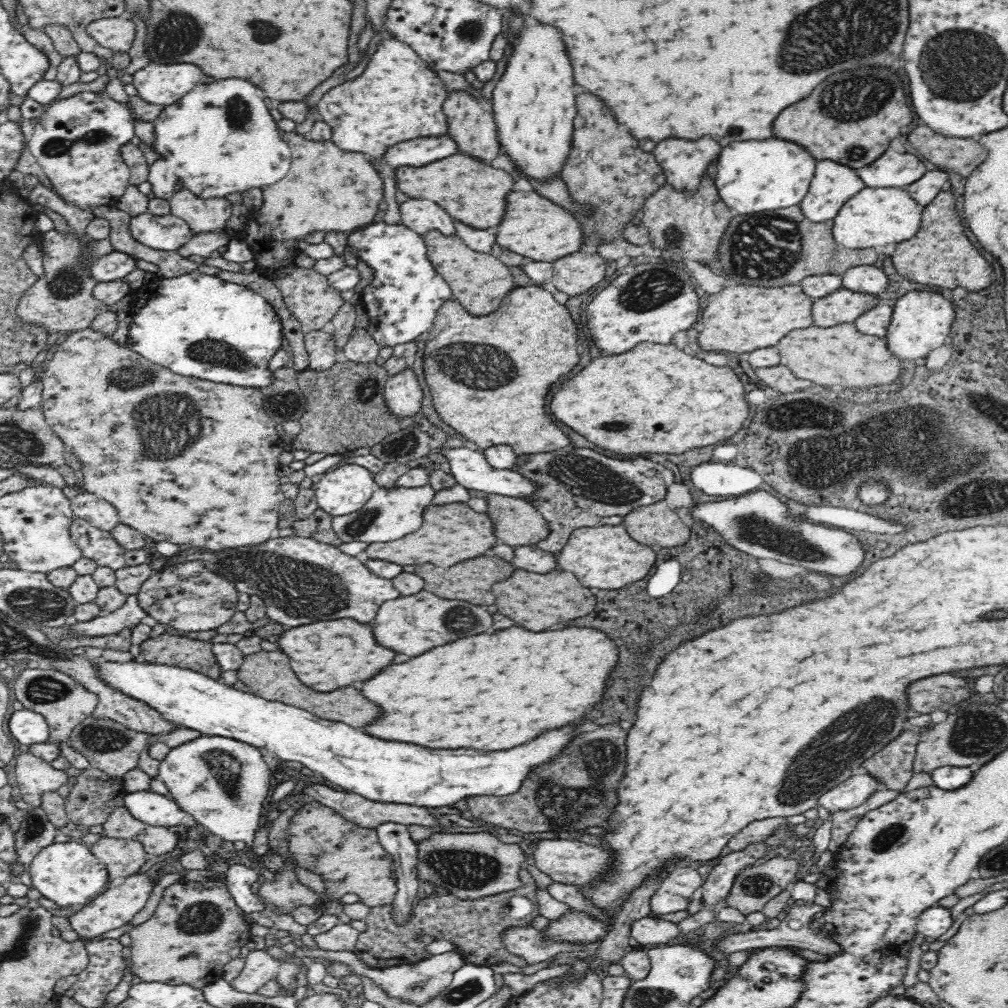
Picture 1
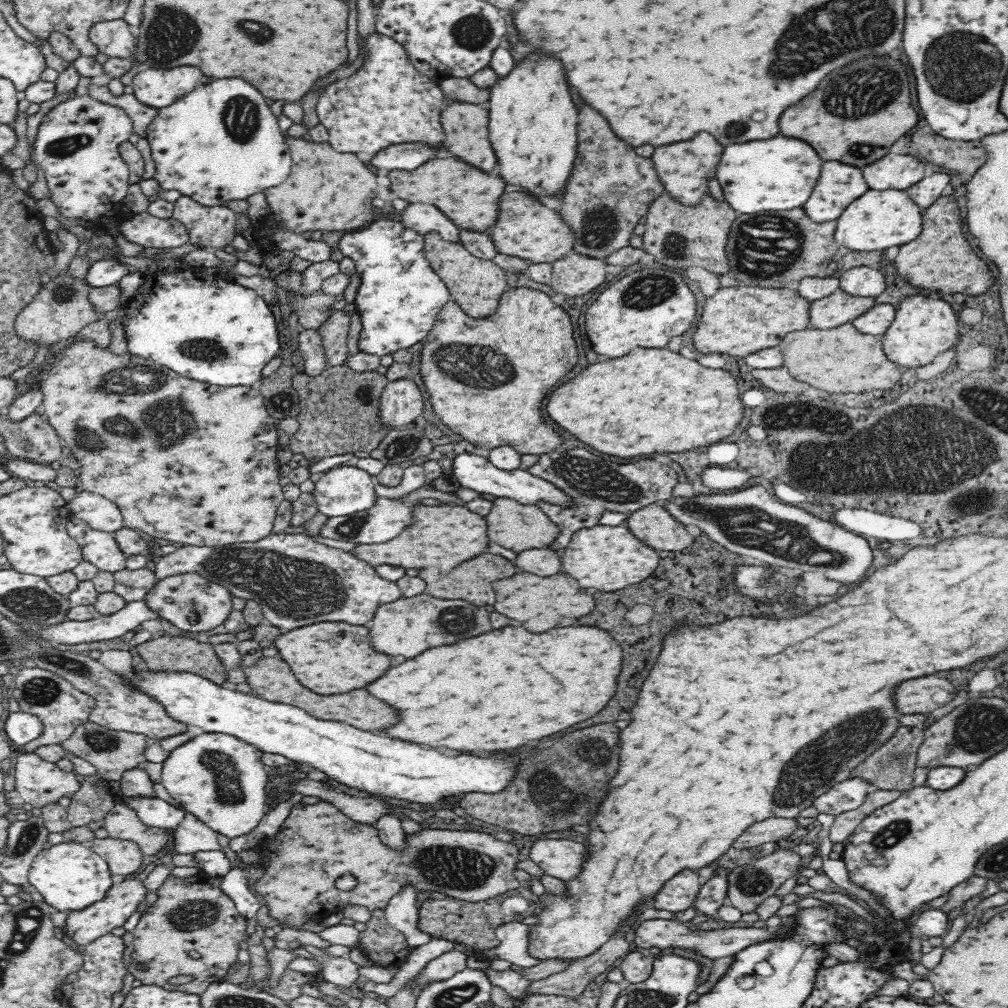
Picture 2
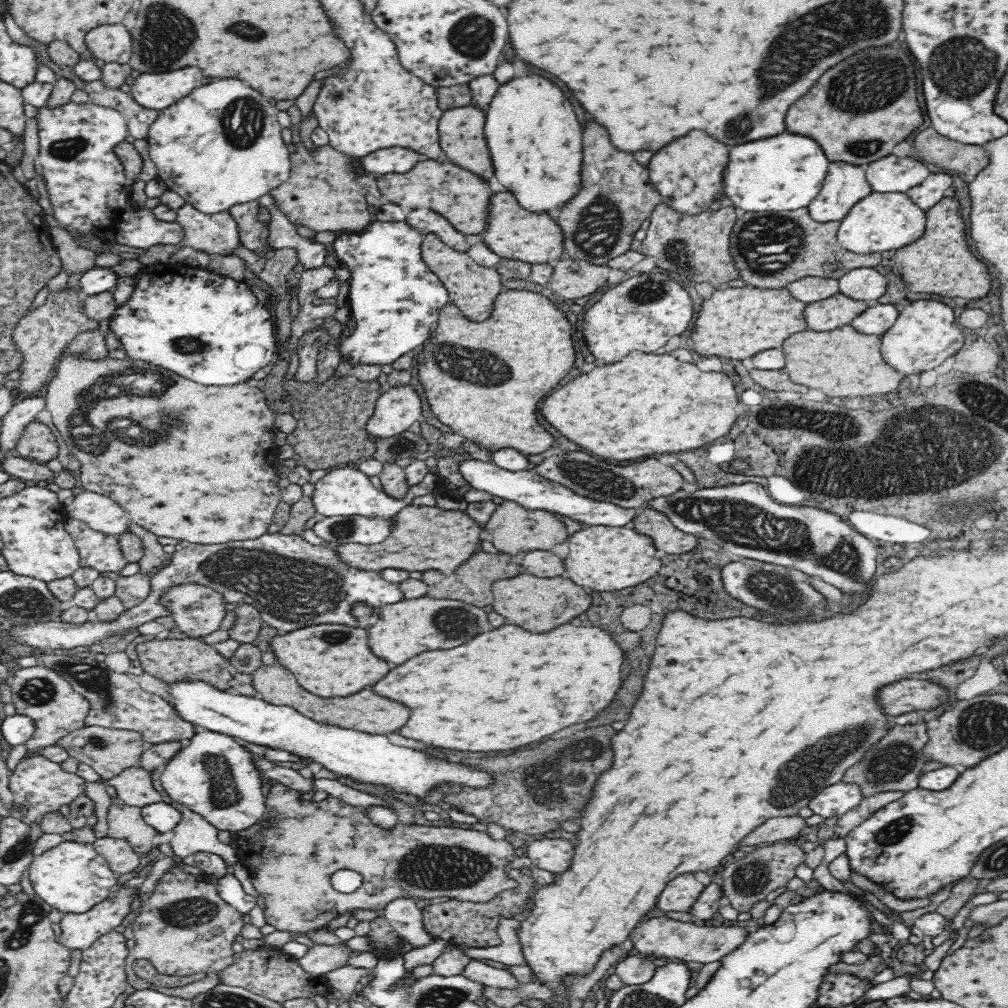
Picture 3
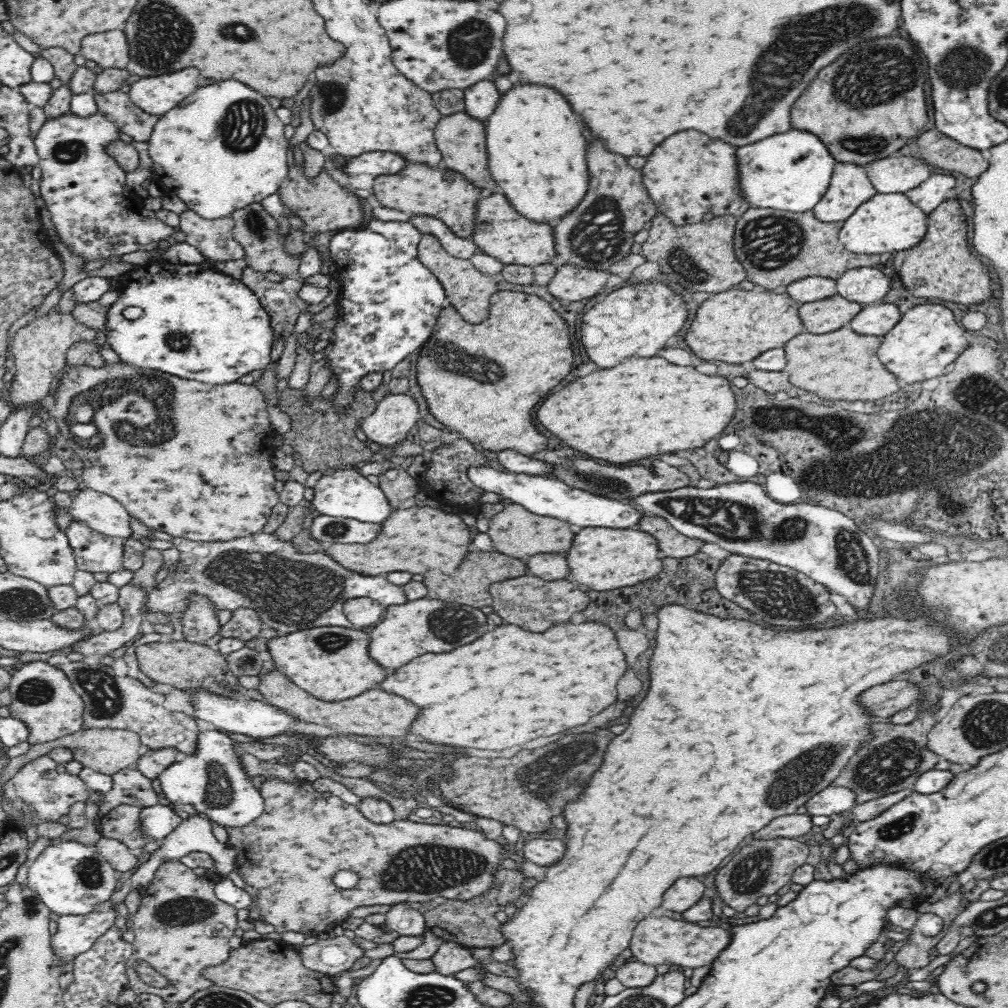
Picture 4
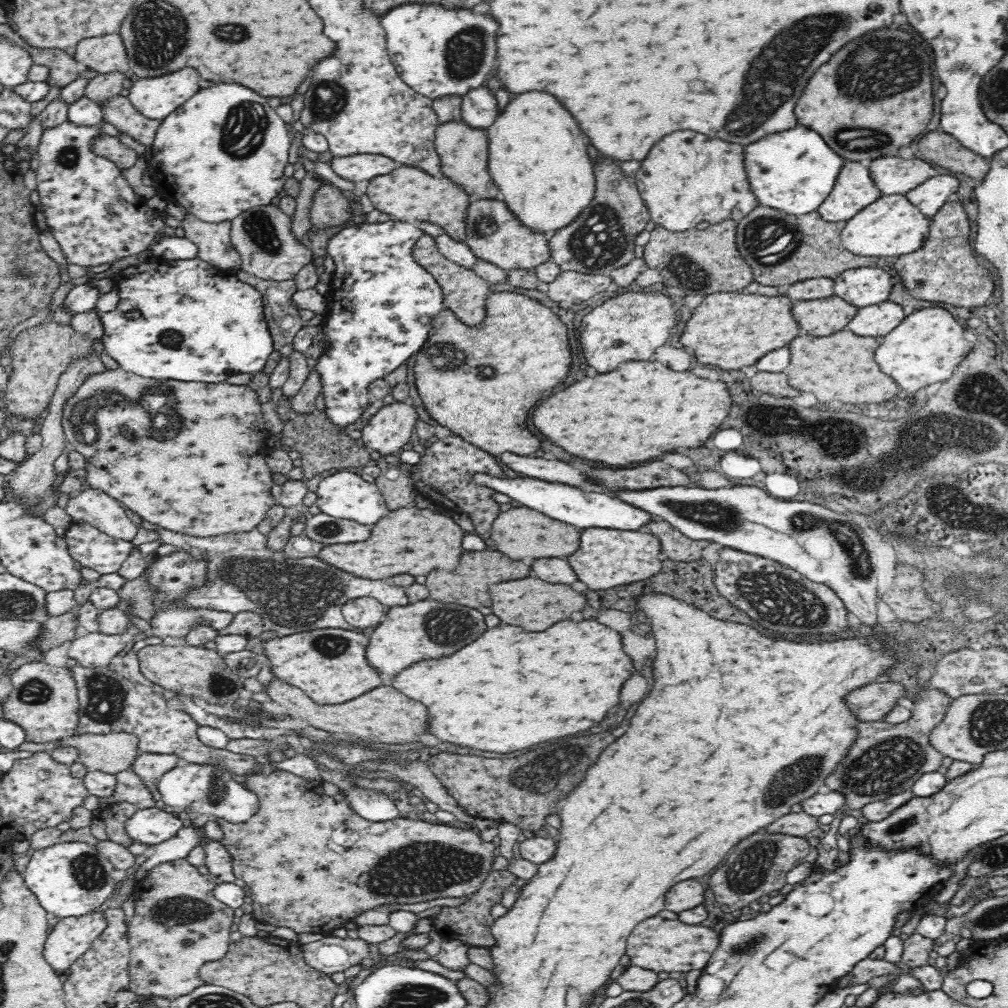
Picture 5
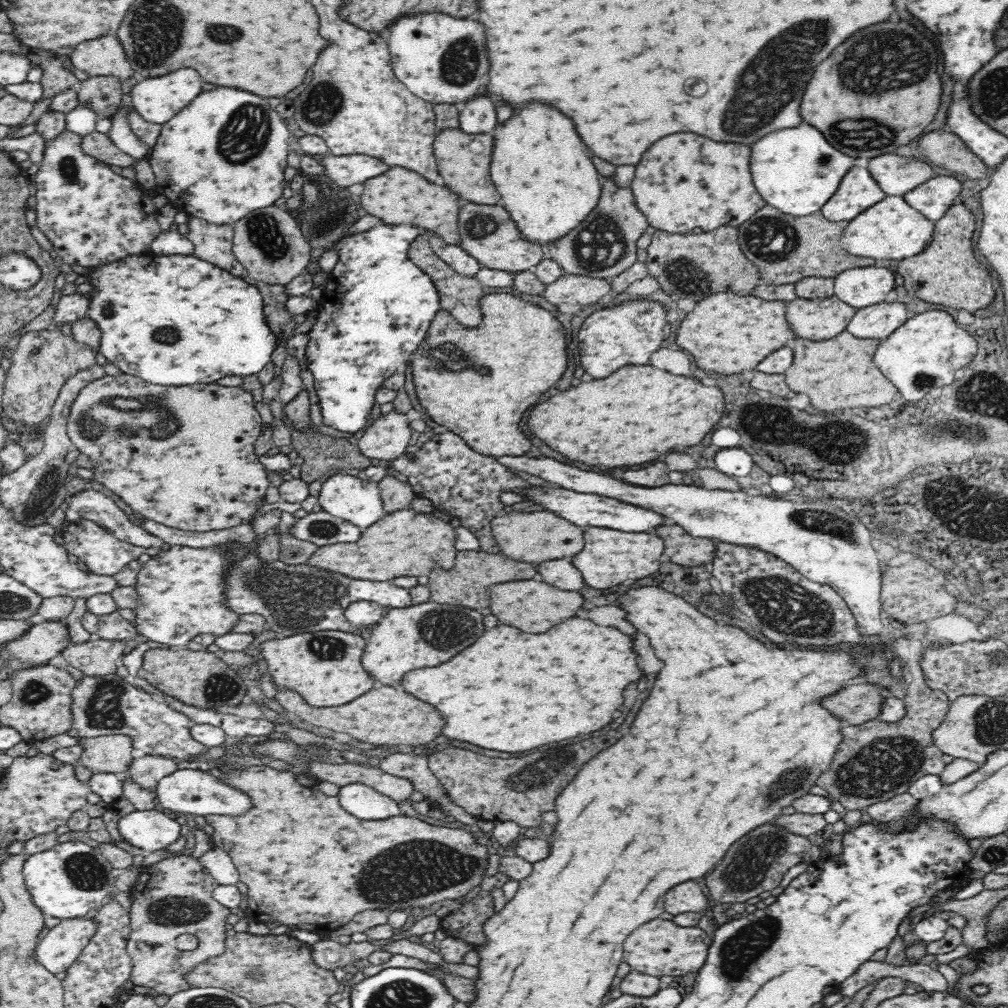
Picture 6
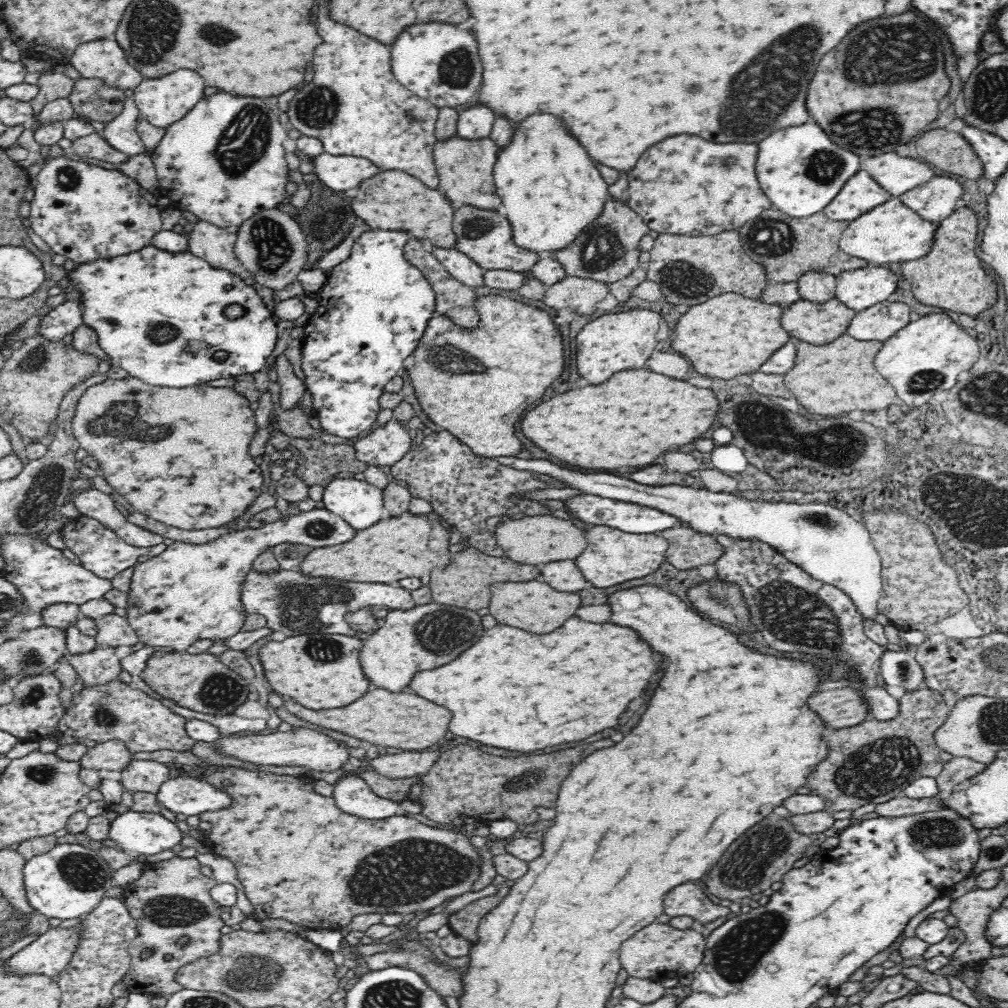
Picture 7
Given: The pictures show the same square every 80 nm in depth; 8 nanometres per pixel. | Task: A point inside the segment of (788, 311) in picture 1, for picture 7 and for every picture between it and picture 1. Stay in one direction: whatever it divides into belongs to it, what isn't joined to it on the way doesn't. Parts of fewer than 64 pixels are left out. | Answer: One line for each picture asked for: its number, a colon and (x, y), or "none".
2: (739, 321)
3: (738, 323)
4: (737, 325)
5: (729, 329)
6: (727, 333)
7: (729, 335)

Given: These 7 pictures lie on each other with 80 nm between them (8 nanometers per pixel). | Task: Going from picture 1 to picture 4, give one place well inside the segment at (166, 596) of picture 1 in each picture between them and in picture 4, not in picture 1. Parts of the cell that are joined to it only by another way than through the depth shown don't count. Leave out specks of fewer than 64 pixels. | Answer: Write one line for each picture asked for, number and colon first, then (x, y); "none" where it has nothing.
2: (193, 603)
3: (197, 610)
4: (200, 623)

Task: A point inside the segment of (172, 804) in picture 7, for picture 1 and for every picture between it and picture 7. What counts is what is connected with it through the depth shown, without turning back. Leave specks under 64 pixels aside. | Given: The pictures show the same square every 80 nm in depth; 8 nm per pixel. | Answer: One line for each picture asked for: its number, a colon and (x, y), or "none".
1: (222, 782)
2: (221, 779)
3: (214, 776)
4: (212, 781)
5: (207, 789)
6: (188, 792)

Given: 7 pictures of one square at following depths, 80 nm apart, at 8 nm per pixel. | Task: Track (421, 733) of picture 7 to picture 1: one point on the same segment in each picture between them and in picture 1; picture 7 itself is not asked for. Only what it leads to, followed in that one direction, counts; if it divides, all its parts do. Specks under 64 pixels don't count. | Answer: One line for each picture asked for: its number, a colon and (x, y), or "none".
1: (269, 675)
2: (271, 679)
3: (366, 712)
4: (375, 713)
5: (383, 714)
6: (387, 716)

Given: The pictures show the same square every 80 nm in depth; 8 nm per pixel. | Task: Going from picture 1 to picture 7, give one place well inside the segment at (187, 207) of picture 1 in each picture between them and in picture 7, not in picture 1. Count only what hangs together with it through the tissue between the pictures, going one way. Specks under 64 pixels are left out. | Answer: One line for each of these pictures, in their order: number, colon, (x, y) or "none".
2: (214, 228)
3: (217, 233)
4: (214, 239)
5: (213, 240)
6: (212, 243)
7: (215, 245)

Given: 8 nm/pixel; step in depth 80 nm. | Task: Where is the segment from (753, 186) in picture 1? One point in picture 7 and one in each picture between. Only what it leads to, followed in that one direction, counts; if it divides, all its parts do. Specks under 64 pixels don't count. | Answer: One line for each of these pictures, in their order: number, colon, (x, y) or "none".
2: (760, 176)
3: (785, 172)
4: (791, 172)
5: (793, 171)
6: (796, 170)
7: (800, 170)

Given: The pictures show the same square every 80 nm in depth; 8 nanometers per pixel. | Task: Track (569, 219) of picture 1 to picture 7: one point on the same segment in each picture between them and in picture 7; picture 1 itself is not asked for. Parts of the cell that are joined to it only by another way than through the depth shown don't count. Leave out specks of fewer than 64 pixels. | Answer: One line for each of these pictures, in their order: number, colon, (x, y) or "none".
2: (526, 229)
3: (511, 233)
4: (498, 231)
5: (493, 233)
6: (487, 233)
7: (485, 236)

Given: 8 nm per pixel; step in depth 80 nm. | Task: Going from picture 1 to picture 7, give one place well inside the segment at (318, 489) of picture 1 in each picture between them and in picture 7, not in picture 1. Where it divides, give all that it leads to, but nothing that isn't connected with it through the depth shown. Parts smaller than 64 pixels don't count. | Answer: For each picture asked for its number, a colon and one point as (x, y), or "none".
2: (342, 491)
3: (343, 492)
4: (344, 493)
5: (343, 494)
6: (347, 497)
7: (360, 504)

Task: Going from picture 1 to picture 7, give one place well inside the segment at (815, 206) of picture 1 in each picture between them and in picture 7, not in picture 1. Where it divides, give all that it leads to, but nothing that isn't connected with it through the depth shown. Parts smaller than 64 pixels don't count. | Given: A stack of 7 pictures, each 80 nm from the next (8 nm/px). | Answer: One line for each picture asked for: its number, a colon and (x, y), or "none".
2: (838, 185)
3: (845, 185)
4: (850, 186)
5: (854, 189)
6: (858, 191)
7: (861, 193)

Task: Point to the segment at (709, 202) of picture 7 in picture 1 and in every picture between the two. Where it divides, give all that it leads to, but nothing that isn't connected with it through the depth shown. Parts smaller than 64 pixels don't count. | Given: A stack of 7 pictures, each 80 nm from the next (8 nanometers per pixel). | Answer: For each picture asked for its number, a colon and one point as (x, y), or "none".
1: (684, 162)
2: (685, 168)
3: (689, 174)
4: (689, 174)
5: (686, 179)
6: (685, 181)

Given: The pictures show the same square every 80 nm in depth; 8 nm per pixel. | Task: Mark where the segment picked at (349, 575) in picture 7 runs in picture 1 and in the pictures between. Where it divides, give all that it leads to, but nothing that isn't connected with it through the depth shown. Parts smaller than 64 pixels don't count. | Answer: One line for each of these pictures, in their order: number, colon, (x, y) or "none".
1: (450, 533)
2: (440, 535)
3: (423, 538)
4: (414, 539)
5: (409, 540)
6: (406, 543)

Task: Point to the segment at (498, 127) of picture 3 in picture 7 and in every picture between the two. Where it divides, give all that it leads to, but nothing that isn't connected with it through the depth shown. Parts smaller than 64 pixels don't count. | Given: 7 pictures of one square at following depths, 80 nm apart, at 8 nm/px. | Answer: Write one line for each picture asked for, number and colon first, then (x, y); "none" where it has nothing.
4: (537, 154)
5: (537, 152)
6: (543, 171)
7: (550, 190)

